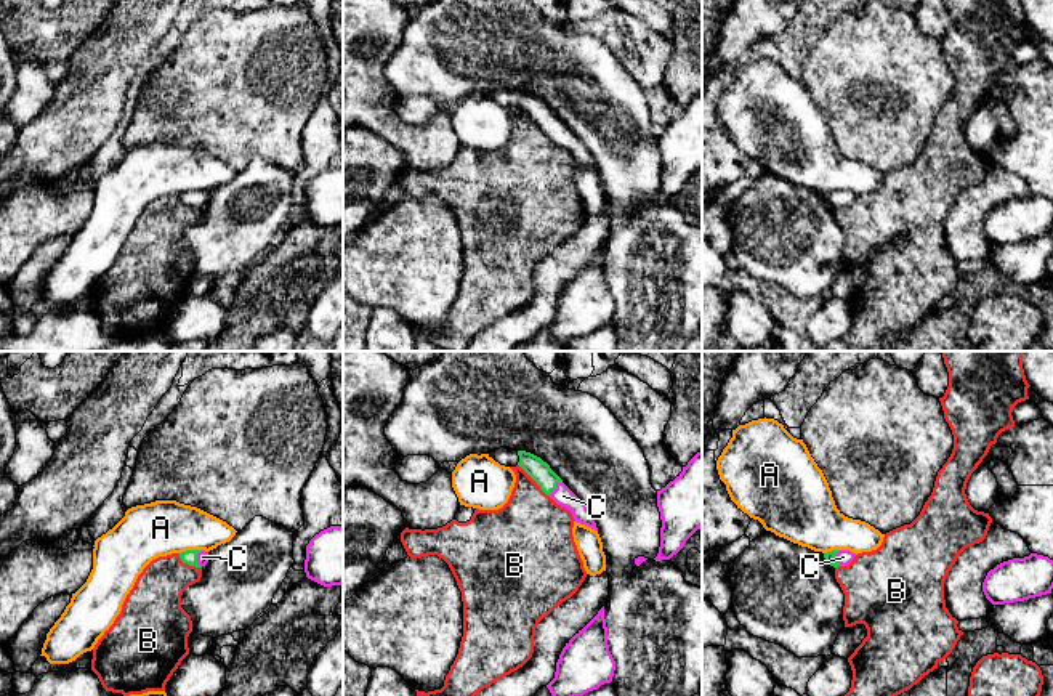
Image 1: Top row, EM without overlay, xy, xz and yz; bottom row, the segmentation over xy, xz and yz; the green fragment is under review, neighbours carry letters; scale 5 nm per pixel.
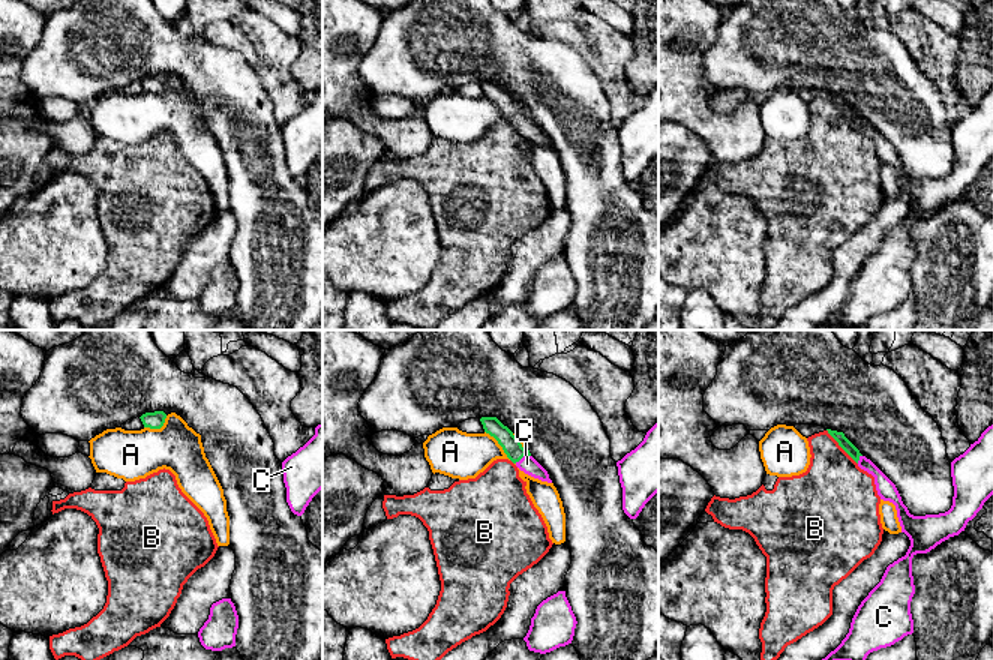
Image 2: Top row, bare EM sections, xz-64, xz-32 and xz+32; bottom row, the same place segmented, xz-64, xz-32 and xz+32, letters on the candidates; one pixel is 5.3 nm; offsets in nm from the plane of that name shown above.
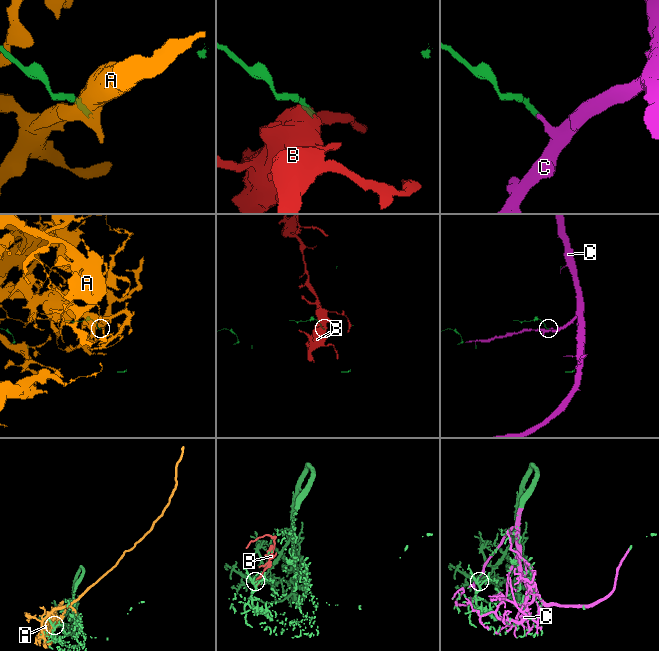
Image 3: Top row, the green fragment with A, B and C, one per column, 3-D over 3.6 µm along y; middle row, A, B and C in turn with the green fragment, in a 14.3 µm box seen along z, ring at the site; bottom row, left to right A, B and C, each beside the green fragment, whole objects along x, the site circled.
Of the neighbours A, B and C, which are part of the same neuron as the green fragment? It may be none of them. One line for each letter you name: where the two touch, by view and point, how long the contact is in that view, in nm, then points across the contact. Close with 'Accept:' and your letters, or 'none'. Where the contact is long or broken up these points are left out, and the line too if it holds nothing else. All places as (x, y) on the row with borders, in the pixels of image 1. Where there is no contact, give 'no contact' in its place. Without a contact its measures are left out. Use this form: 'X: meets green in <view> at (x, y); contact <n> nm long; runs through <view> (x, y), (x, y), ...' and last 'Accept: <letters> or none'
C: meets green in xz at (555, 488); contact 100 nm long
Accept: C

